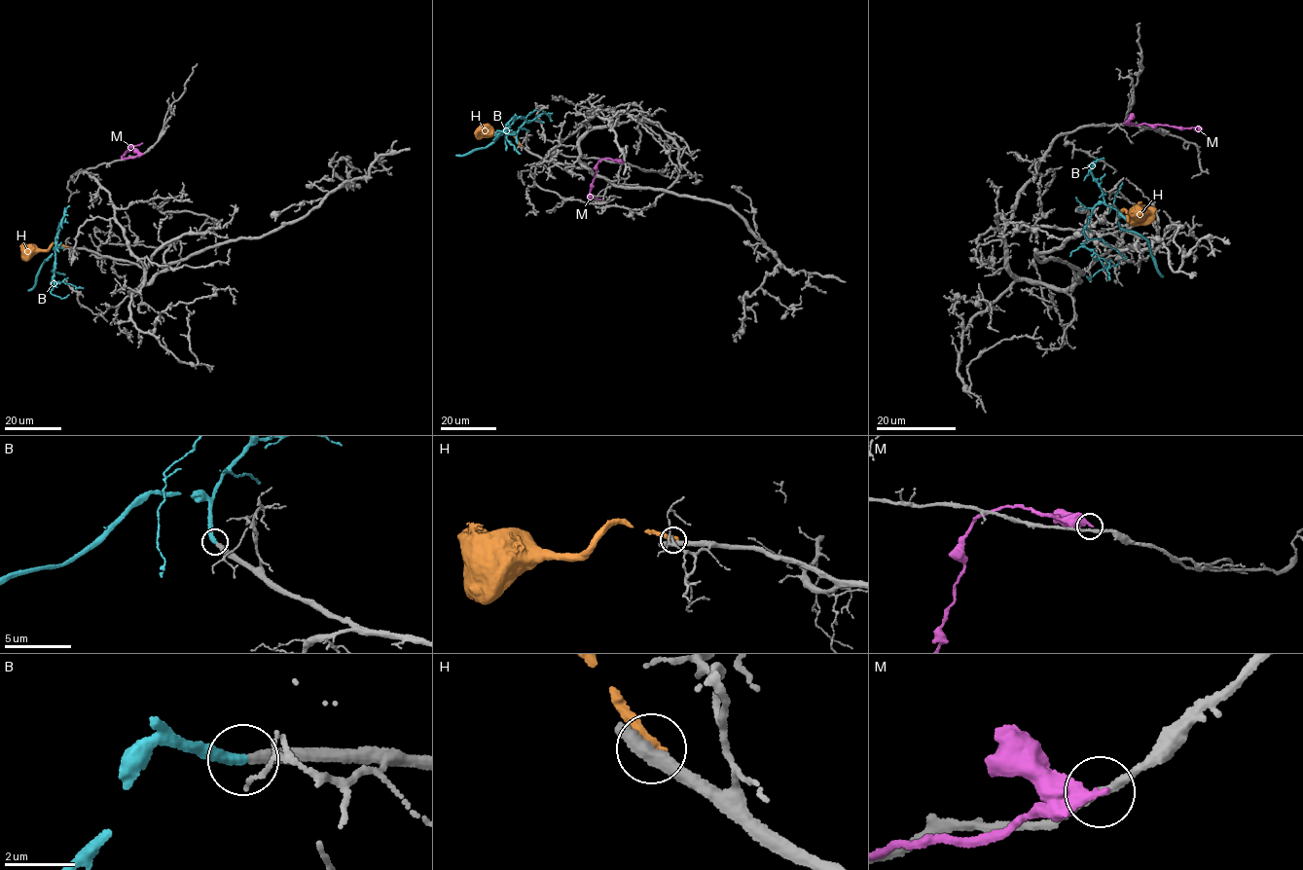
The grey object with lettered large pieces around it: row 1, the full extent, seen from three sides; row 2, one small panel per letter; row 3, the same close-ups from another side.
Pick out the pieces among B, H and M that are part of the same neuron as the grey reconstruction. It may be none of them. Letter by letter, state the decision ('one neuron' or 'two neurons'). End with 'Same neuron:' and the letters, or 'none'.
B: one neuron
H: two neurons
M: two neurons
Same neuron: B

